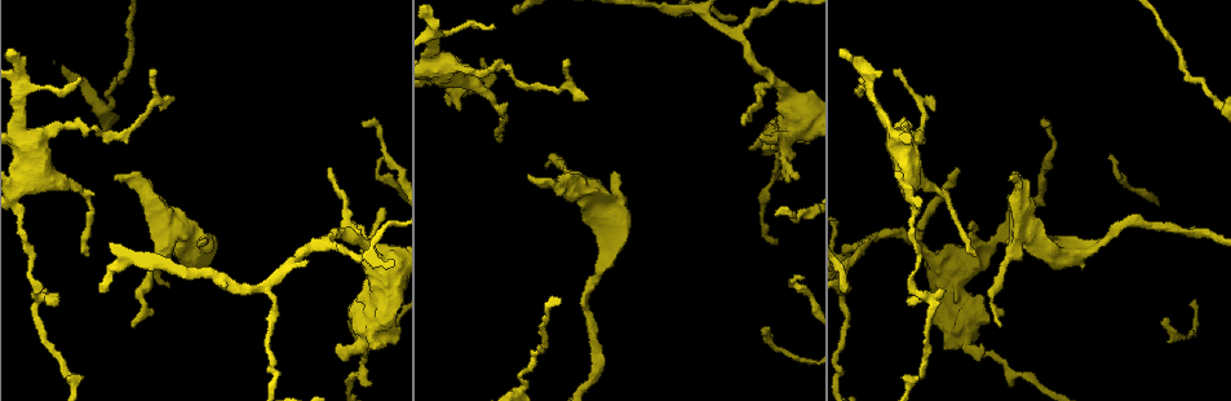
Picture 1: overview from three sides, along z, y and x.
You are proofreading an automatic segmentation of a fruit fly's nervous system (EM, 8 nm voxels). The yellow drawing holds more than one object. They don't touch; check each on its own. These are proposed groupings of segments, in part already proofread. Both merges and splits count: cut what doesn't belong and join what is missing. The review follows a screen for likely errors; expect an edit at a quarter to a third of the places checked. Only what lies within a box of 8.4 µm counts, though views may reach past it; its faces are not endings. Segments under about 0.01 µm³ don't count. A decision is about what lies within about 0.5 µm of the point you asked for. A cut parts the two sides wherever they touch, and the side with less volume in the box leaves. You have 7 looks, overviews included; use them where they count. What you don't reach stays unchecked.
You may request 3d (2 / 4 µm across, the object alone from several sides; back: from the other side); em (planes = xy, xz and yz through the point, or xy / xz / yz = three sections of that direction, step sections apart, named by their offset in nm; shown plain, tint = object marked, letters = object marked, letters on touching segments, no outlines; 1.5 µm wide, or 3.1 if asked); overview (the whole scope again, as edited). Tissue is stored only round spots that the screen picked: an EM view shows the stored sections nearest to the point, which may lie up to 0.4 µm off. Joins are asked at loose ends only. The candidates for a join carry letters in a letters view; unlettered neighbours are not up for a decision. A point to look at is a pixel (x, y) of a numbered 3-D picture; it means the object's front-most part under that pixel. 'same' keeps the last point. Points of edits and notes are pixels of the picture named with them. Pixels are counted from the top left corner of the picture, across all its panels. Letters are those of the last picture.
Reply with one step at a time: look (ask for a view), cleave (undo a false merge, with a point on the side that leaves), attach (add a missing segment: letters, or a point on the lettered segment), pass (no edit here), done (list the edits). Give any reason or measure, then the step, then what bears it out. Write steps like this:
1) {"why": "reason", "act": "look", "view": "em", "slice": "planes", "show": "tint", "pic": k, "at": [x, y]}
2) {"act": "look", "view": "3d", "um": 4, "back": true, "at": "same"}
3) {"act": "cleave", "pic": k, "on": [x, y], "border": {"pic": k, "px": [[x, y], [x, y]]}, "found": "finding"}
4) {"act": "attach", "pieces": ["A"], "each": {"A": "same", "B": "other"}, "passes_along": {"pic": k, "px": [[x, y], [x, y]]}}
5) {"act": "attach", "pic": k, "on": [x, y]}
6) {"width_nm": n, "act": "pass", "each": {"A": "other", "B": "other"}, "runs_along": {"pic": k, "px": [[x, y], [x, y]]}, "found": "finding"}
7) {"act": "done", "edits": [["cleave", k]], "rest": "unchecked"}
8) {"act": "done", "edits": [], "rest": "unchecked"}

{"why": "thin end", "act": "look", "view": "3d", "um": 4, "back": true, "pic": 1, "at": [55, 298]}

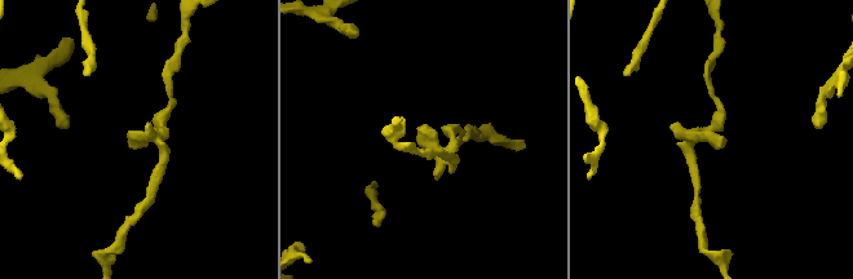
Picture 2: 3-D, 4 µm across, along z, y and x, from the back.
{"act": "look", "view": "em", "slice": "yz", "step": 8, "show": "tint", "pic": 2, "at": [130, 135]}

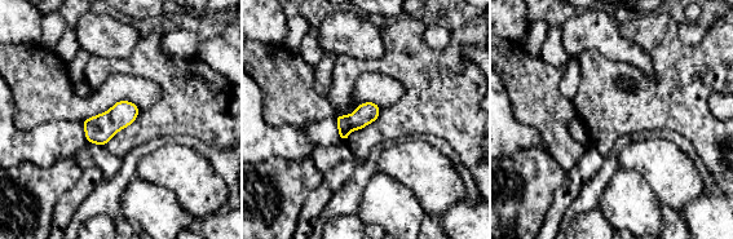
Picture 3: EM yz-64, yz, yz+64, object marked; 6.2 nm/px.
{"why": "another direction", "act": "look", "view": "em", "slice": "planes", "show": "letters", "at": "same"}

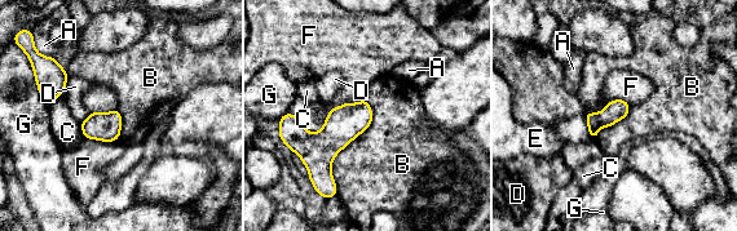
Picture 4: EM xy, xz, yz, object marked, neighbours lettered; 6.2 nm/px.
{"width_nm": 130, "act": "pass", "each": {"A": "other", "B": "other", "C": "other", "D": "other", "E": "other", "F": "other", "G": "other"}, "border": {"pic": 4, "px": [[366, 98], [335, 195]]}, "found": "no lettered segment goes on from it"}

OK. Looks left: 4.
{"why": "an open end", "act": "look", "view": "em", "slice": "xz", "step": 8, "show": "letters", "pic": 1, "at": [494, 29]}

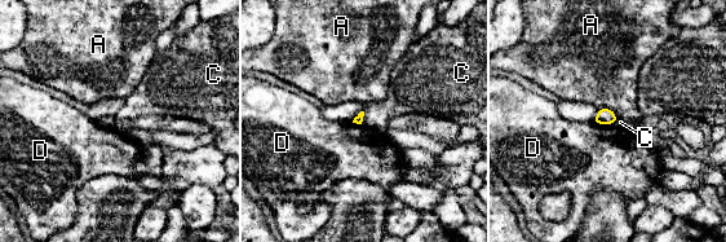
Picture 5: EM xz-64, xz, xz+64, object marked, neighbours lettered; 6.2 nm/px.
{"act": "look", "view": "em", "slice": "planes", "show": "letters", "at": "same"}

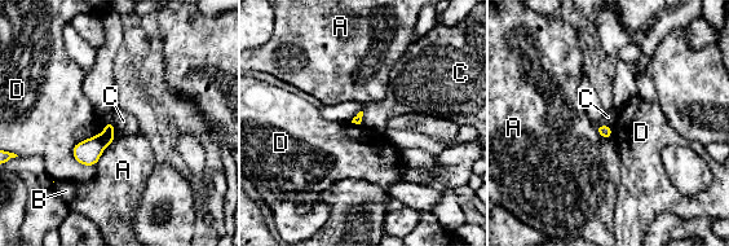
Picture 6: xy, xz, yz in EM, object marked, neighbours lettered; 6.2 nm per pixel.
{"act": "pass", "each": {"A": "other", "B": "other", "C": "other", "D": "other"}, "border": {"pic": 6, "px": [[597, 124], [612, 127]]}, "found": "no lettered segment goes on from it"}

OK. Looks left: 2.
{"act": "done", "edits": [], "rest": "unchecked"}

